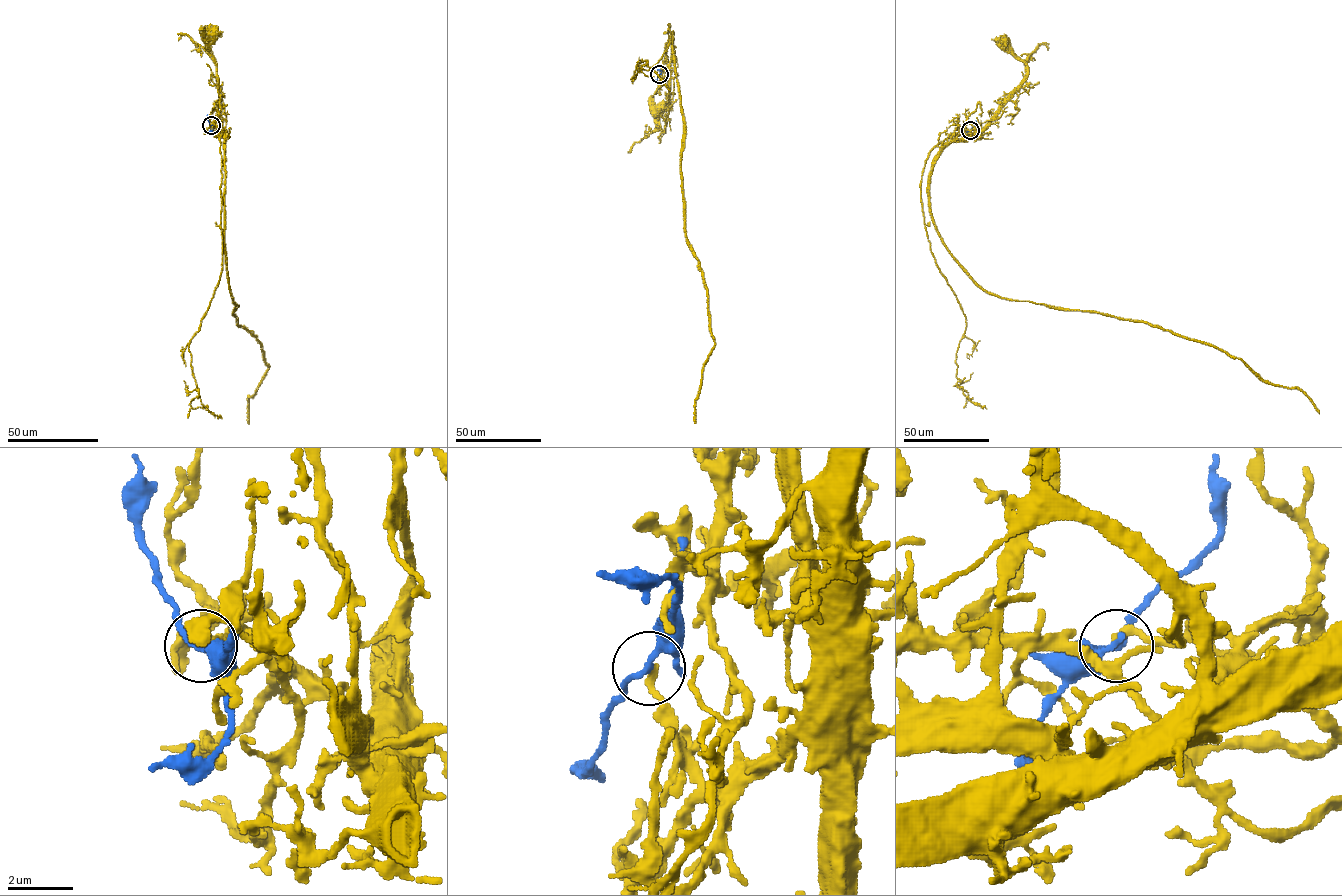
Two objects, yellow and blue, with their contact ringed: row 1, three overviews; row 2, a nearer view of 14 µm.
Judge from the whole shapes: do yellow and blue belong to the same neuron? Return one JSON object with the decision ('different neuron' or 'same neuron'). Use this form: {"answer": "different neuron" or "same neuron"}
{"answer": "different neuron"}

